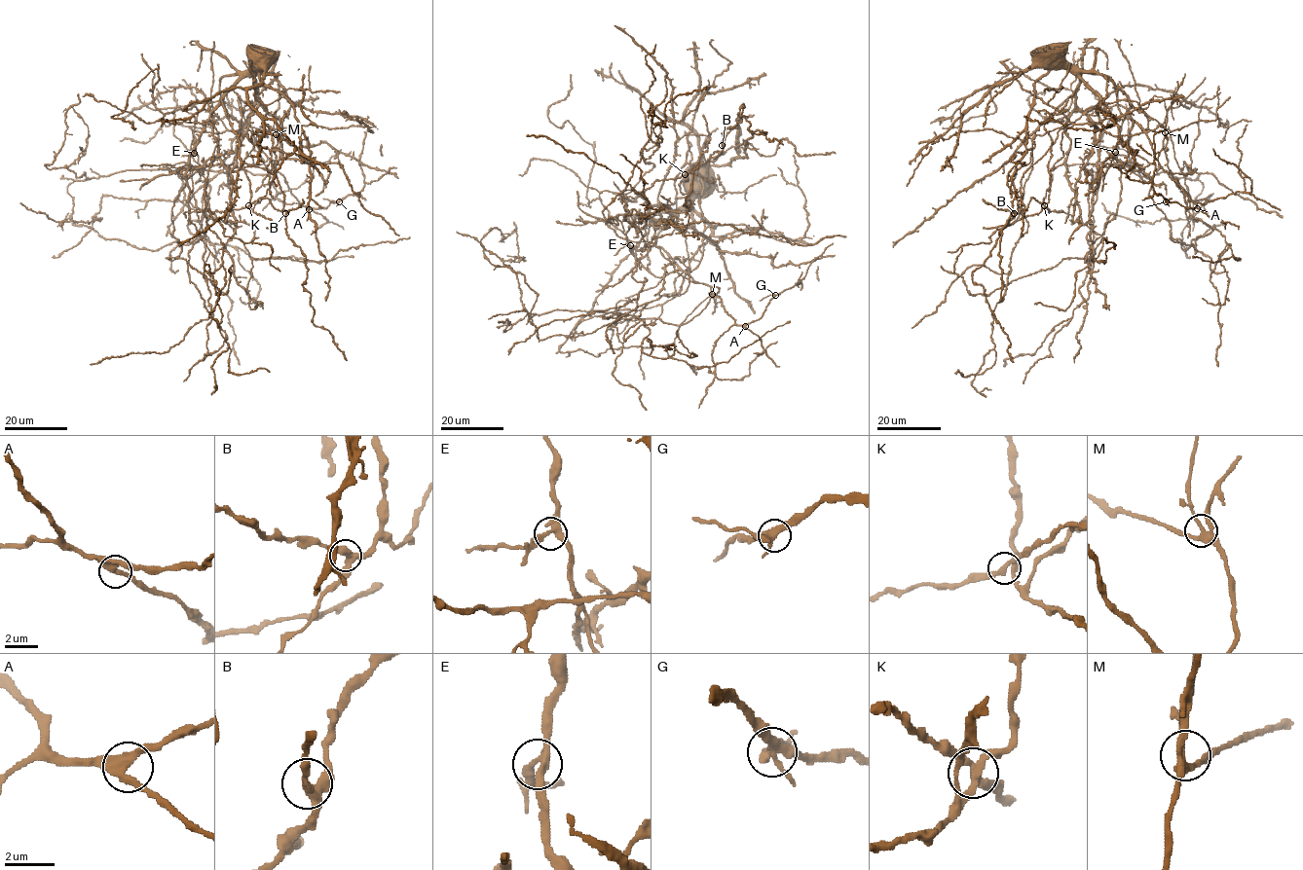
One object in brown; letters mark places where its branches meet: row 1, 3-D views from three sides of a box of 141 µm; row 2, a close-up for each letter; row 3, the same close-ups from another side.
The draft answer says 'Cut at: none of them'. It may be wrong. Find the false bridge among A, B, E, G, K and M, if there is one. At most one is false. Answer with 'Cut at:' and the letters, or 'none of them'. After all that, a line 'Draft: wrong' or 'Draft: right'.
Cut at: G
Draft: wrong

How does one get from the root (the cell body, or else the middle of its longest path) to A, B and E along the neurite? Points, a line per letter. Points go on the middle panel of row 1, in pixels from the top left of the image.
A: (650, 272), (662, 276), (684, 271), (694, 281), (707, 284), (735, 323), (745, 326)
B: (650, 272), (657, 276), (689, 272), (699, 262), (704, 223), (698, 199), (708, 186), (707, 161), (722, 145)
E: (650, 272), (630, 252), (630, 245)

